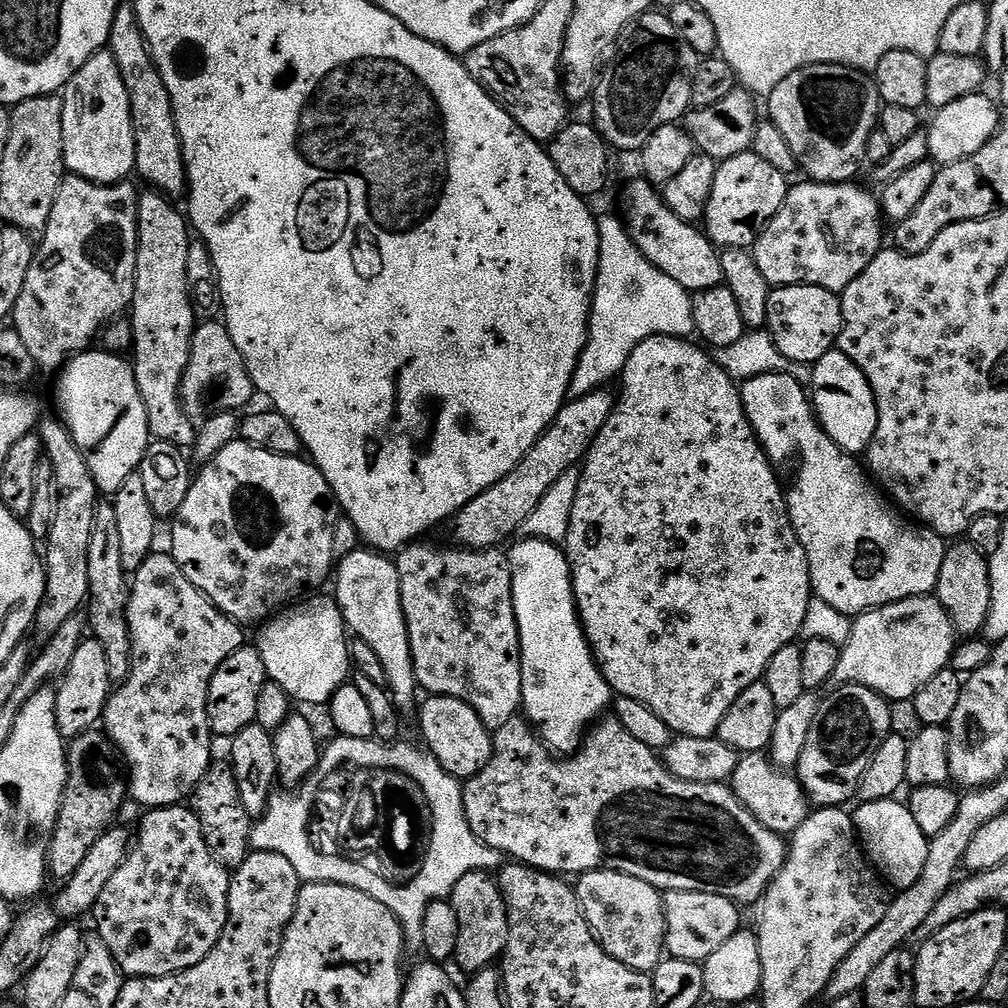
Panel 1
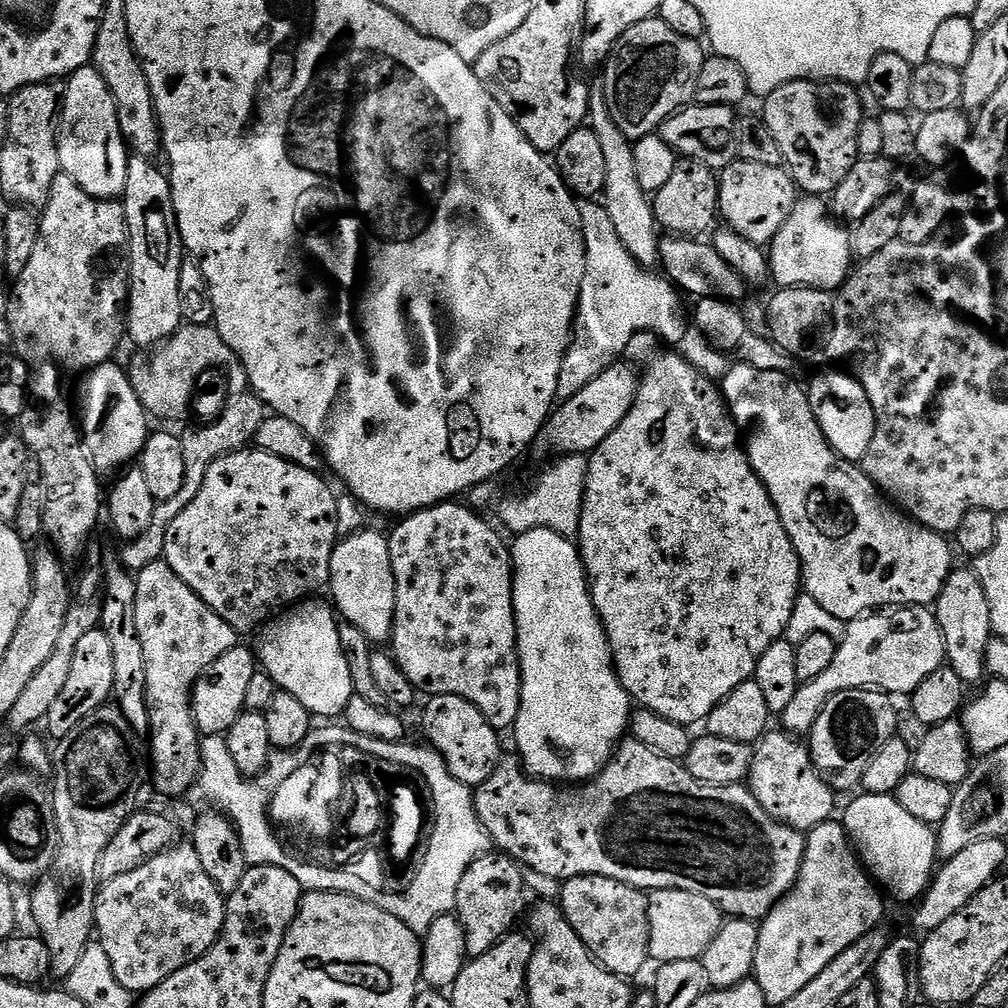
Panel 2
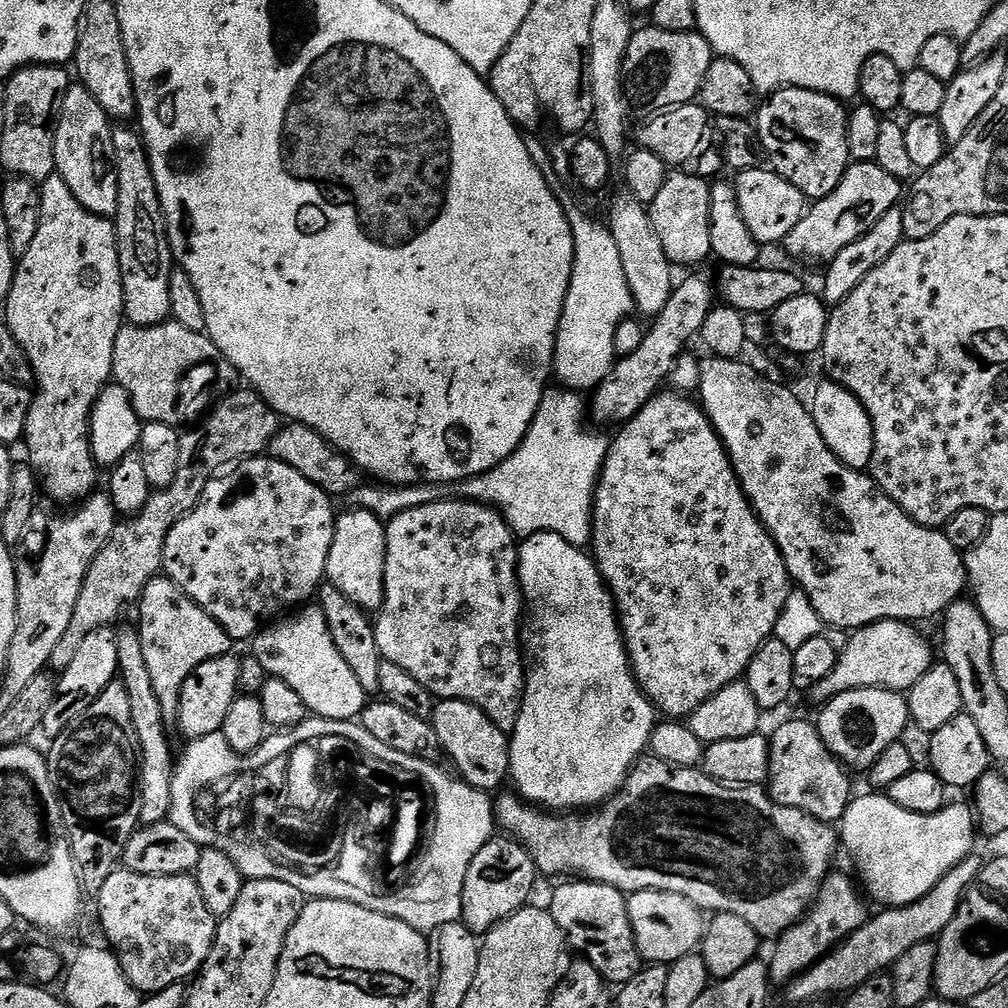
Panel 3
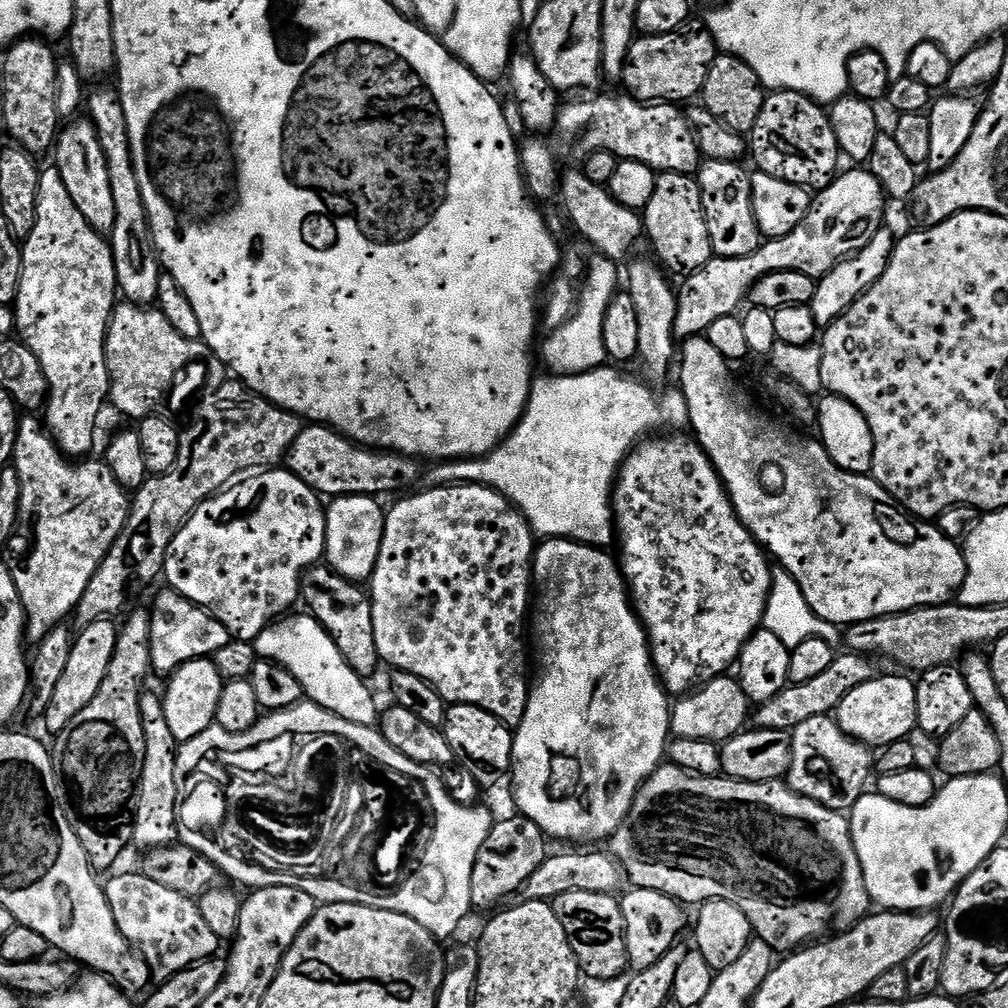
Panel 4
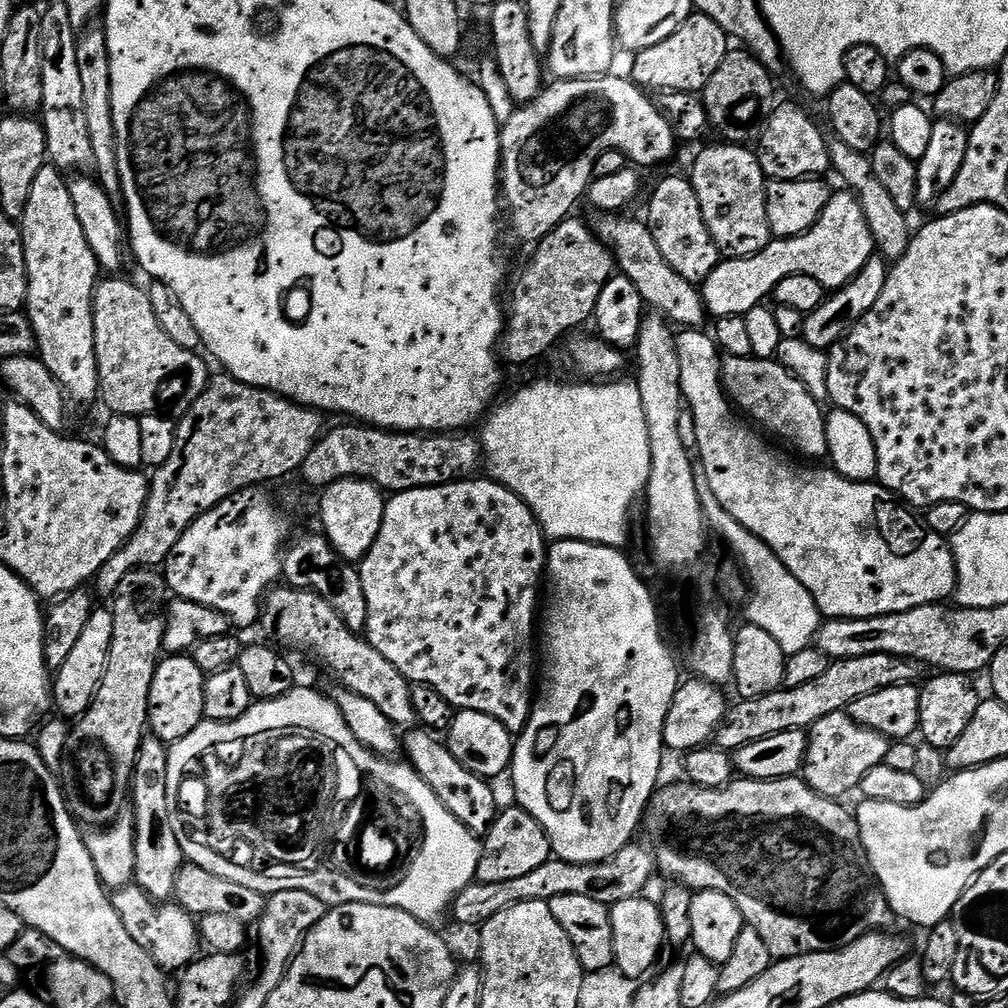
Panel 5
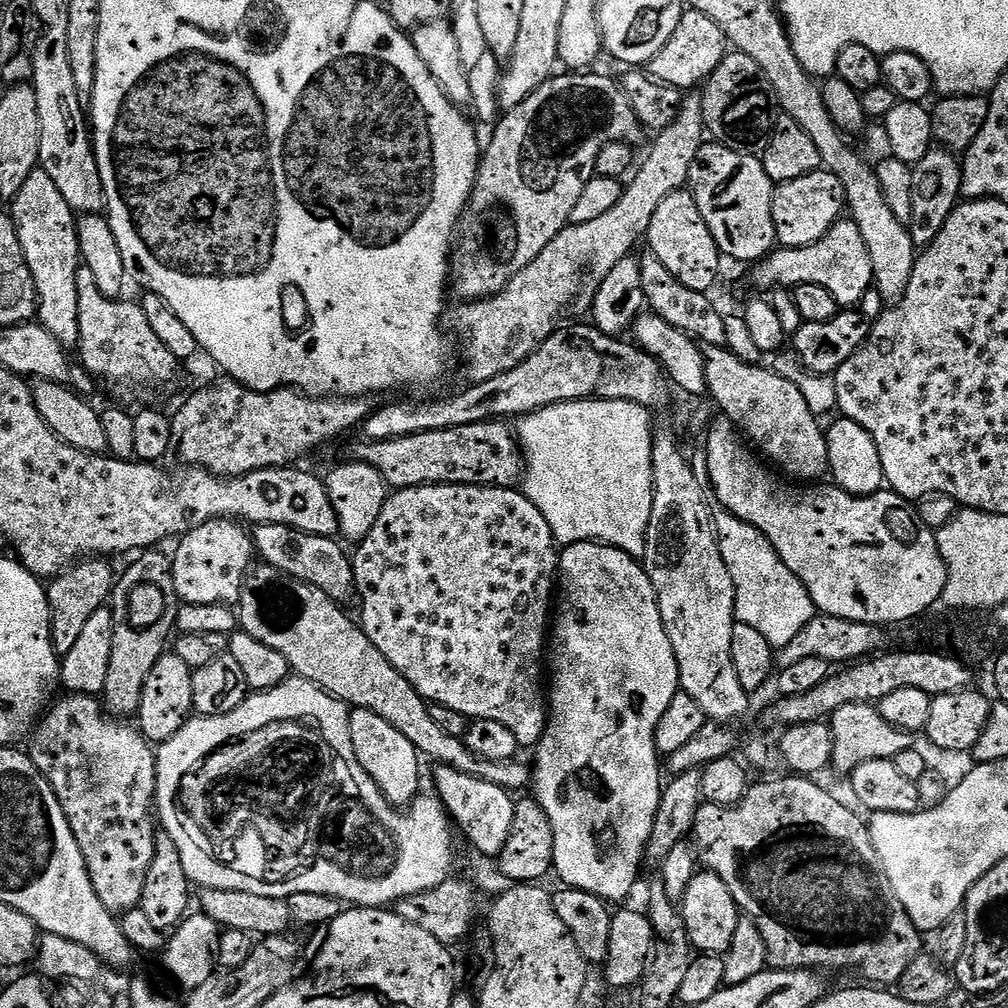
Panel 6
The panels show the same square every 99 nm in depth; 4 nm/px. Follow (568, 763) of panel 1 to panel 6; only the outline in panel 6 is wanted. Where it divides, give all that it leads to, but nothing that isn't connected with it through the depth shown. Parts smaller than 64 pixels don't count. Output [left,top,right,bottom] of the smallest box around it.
[690,774,922,986]

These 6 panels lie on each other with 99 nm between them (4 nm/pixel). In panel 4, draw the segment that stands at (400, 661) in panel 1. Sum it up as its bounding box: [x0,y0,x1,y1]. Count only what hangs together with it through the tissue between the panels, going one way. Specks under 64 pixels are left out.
[326,496,385,582]

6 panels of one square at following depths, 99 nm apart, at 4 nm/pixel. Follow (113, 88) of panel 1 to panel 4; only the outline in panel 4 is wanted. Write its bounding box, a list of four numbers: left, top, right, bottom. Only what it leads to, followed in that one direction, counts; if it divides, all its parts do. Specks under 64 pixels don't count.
[54,118,116,233]

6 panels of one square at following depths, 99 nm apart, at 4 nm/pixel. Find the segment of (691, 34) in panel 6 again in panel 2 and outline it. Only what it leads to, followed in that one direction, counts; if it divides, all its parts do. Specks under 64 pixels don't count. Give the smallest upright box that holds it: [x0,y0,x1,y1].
[602,18,706,142]

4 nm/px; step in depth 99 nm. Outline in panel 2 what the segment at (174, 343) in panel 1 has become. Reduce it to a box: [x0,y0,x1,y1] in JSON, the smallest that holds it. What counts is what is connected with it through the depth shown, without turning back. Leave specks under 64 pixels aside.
[122,155,186,350]

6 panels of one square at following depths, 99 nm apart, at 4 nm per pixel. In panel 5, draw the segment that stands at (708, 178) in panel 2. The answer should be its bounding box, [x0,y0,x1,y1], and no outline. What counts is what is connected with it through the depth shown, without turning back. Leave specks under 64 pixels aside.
[646,177,722,285]

